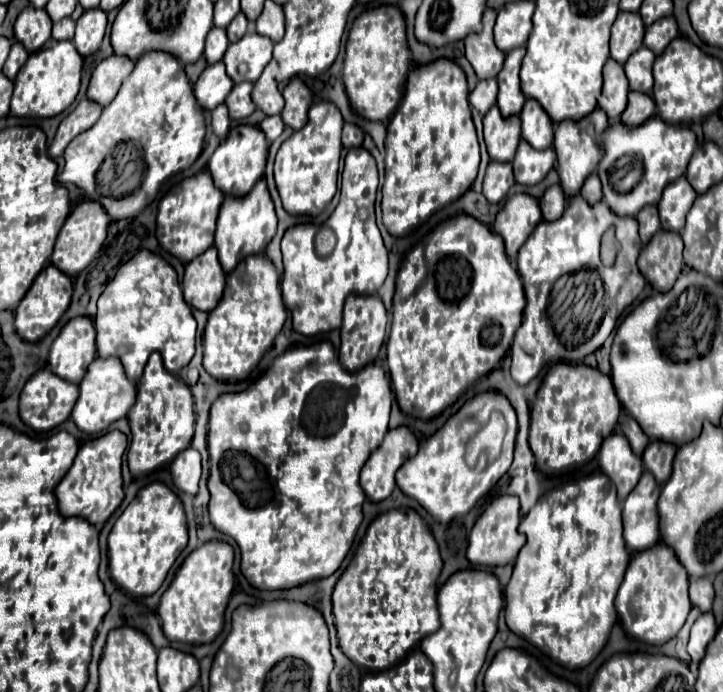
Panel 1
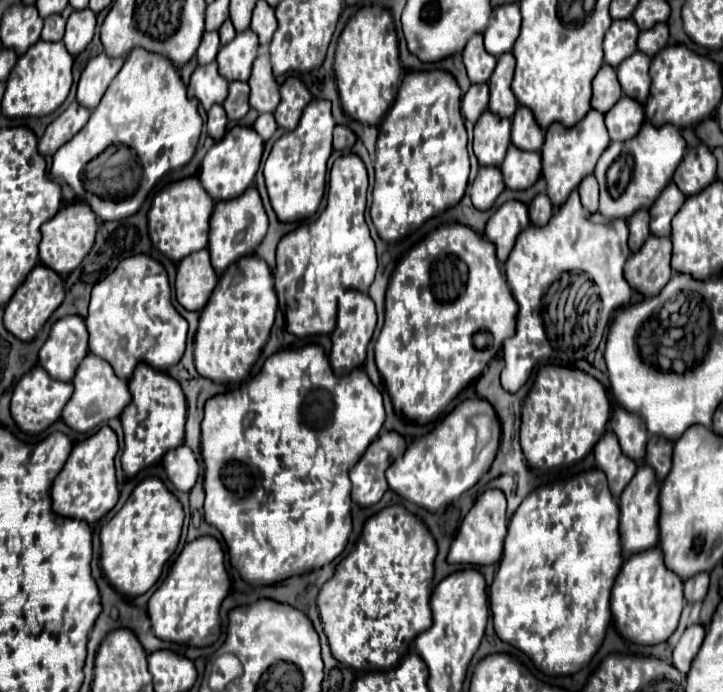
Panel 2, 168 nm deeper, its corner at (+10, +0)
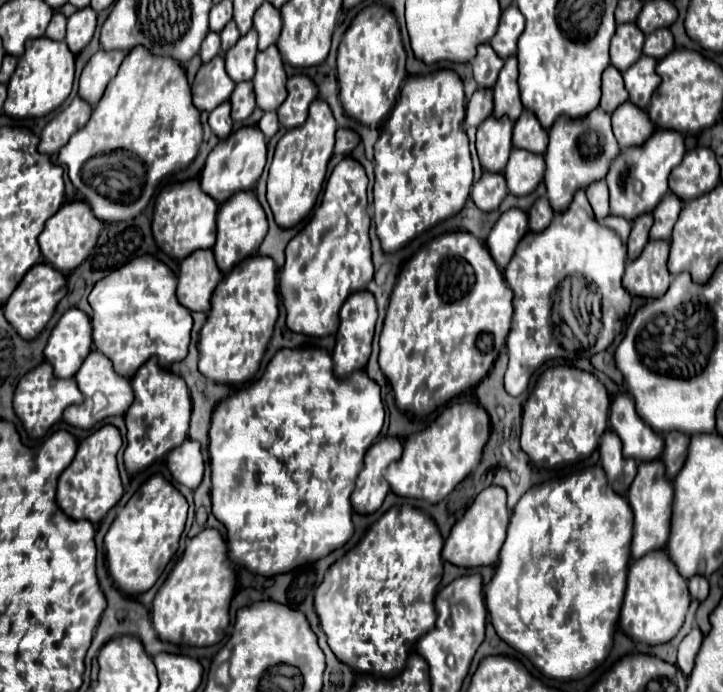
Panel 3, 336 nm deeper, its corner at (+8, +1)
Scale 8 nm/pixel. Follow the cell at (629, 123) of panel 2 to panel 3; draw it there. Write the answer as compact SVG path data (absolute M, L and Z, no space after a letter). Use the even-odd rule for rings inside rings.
M624 102L612 114L612 130L622 148L628 146L642 146L654 132L654 124L650 122L648 114L634 106L632 102Z

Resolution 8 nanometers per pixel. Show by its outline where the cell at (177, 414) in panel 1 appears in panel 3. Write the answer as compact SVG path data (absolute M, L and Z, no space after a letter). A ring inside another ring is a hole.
M150 358L144 366L140 366L136 376L132 378L132 388L136 398L126 412L128 446L124 450L124 464L130 474L136 474L186 440L192 402L186 382L180 376L160 368L156 358Z

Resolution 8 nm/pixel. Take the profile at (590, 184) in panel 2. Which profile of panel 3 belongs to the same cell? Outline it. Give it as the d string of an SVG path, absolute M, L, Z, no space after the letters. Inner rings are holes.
M604 180L600 182L594 182L586 188L586 194L588 194L588 200L592 204L592 210L596 214L596 218L606 218L610 214L610 208L608 208L608 186Z

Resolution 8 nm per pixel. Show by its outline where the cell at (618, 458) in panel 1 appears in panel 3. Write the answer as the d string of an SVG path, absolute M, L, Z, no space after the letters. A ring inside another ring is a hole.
M606 430L602 436L600 460L602 460L602 468L608 476L608 482L614 488L614 492L618 492L620 496L626 496L628 486L632 484L632 480L636 476L636 460L624 458L622 442L620 442L618 434L612 430Z

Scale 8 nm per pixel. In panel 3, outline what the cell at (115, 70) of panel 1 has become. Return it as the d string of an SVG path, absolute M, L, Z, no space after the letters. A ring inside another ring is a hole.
M98 50L88 64L84 66L80 74L80 96L90 104L96 106L98 100L102 98L106 84L116 76L122 60L124 60L122 50Z

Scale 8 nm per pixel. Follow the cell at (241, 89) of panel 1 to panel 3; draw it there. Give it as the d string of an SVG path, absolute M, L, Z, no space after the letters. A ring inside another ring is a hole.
M252 82L236 84L236 90L230 96L230 104L232 104L232 118L234 120L246 120L256 108Z

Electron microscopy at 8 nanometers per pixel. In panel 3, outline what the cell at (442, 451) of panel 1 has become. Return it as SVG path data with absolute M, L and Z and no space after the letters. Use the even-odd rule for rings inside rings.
M452 404L426 430L406 438L400 460L386 468L384 478L388 480L392 492L398 496L424 498L432 504L440 502L478 466L488 436L490 418L480 404ZM464 438L468 442L464 442Z

